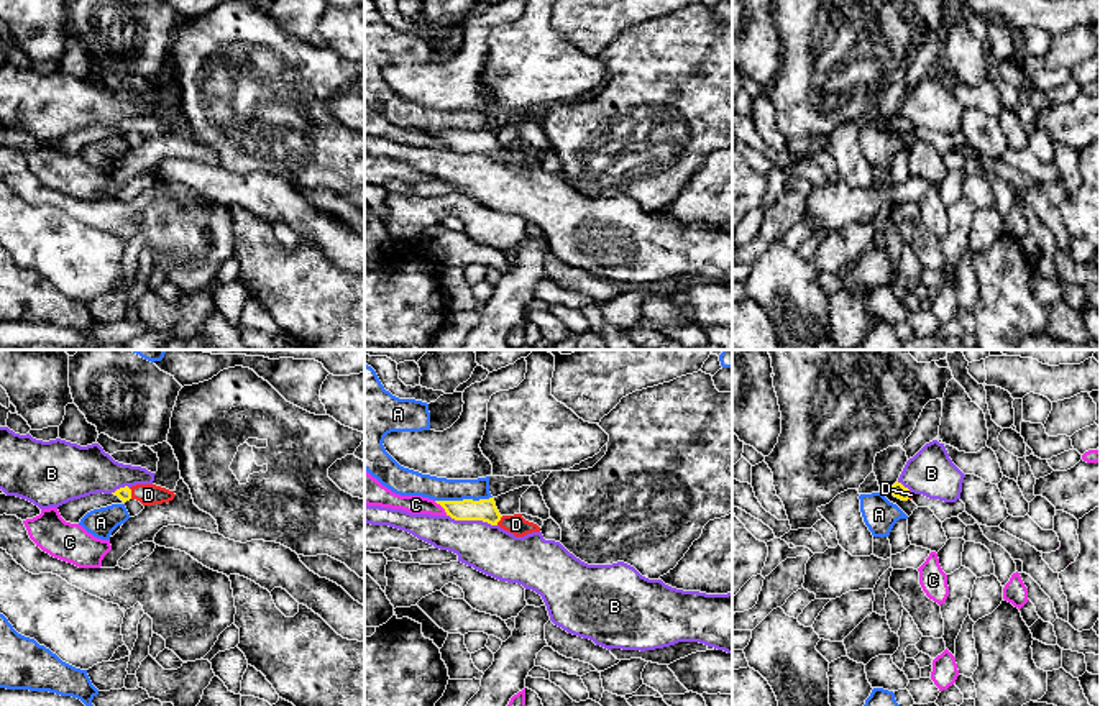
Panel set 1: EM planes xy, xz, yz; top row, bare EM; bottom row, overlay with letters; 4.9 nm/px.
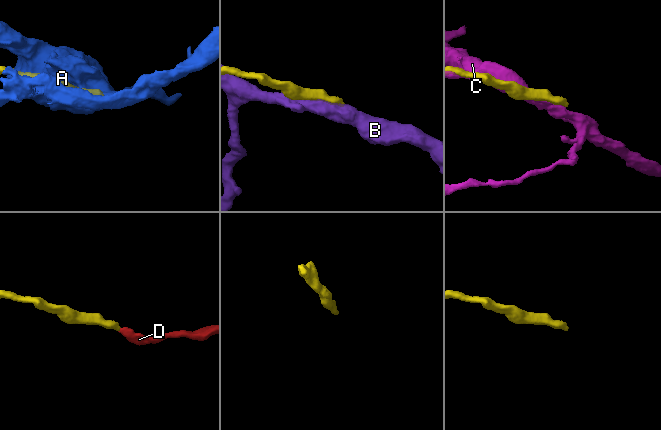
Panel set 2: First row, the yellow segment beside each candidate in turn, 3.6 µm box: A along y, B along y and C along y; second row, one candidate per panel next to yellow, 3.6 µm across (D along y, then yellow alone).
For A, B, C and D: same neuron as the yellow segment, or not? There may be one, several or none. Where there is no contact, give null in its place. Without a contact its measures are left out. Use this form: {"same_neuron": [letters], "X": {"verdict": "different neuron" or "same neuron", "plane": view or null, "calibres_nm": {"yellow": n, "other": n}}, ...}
{"same_neuron": ["D"], "A": {"verdict": "different neuron", "plane": "xz", "calibres_nm": {"yellow": 110, "other": 120}}, "B": {"verdict": "different neuron", "plane": "xz", "calibres_nm": {"yellow": 110, "other": 240}}, "C": {"verdict": "different neuron", "plane": "xz", "calibres_nm": {"yellow": 110, "other": 100}}, "D": {"verdict": "same neuron", "plane": "xy", "calibres_nm": {"yellow": 60, "other": 110}}}

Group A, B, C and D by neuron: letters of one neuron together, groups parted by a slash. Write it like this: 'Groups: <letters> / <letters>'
Groups: A / B / C / D

